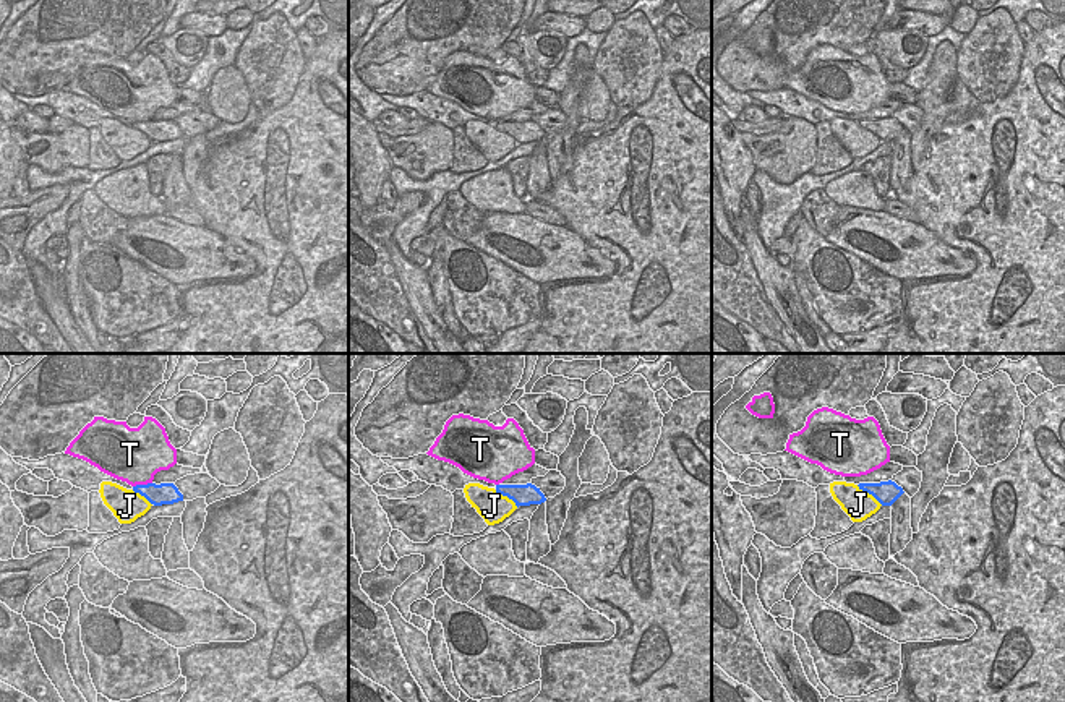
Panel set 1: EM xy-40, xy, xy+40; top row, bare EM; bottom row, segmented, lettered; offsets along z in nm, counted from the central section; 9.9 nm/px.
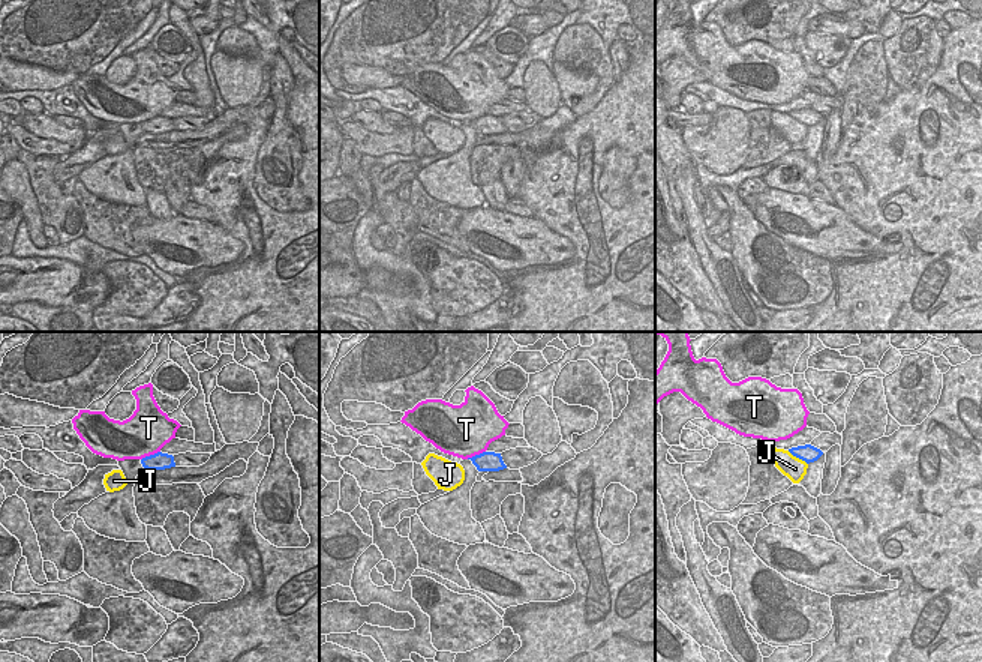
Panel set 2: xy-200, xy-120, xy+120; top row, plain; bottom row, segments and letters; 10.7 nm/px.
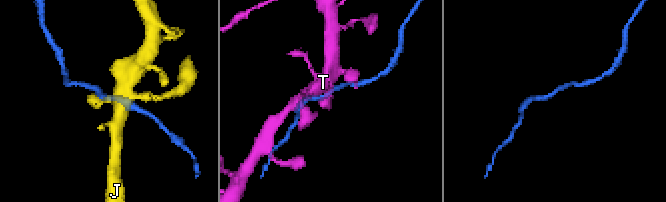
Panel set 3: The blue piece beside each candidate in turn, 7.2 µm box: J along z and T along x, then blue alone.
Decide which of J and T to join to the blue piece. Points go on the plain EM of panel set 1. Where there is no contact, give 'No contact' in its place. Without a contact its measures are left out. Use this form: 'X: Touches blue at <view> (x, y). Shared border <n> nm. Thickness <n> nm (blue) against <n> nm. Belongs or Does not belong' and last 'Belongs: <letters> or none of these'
J: Touches blue at xy+40 (869, 130). Shared border 340 nm. Thickness 220 nm (blue) against 300 nm. Does not belong
T: Touches blue at xy-40 (141, 122). Shared border 200 nm. Thickness 220 nm (blue) against 460 nm. Does not belong
Belongs: none of these.

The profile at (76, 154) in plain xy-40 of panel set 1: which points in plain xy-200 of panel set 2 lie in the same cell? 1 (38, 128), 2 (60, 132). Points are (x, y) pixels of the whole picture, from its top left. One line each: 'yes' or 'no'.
1: no
2: no

